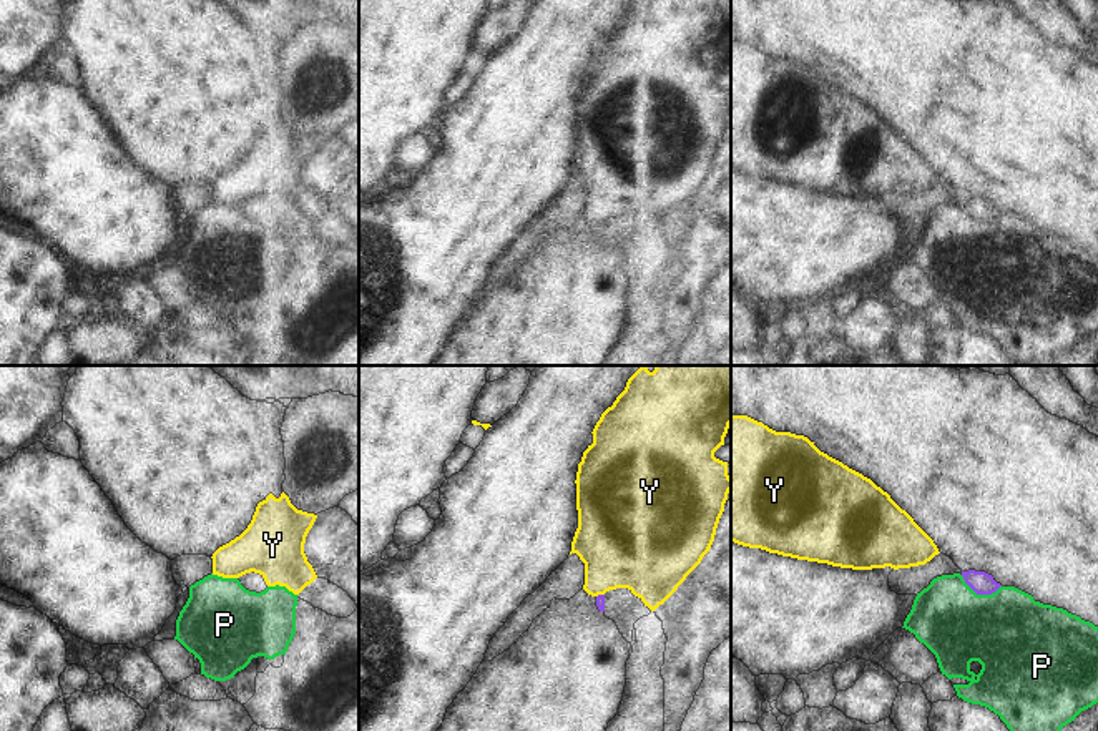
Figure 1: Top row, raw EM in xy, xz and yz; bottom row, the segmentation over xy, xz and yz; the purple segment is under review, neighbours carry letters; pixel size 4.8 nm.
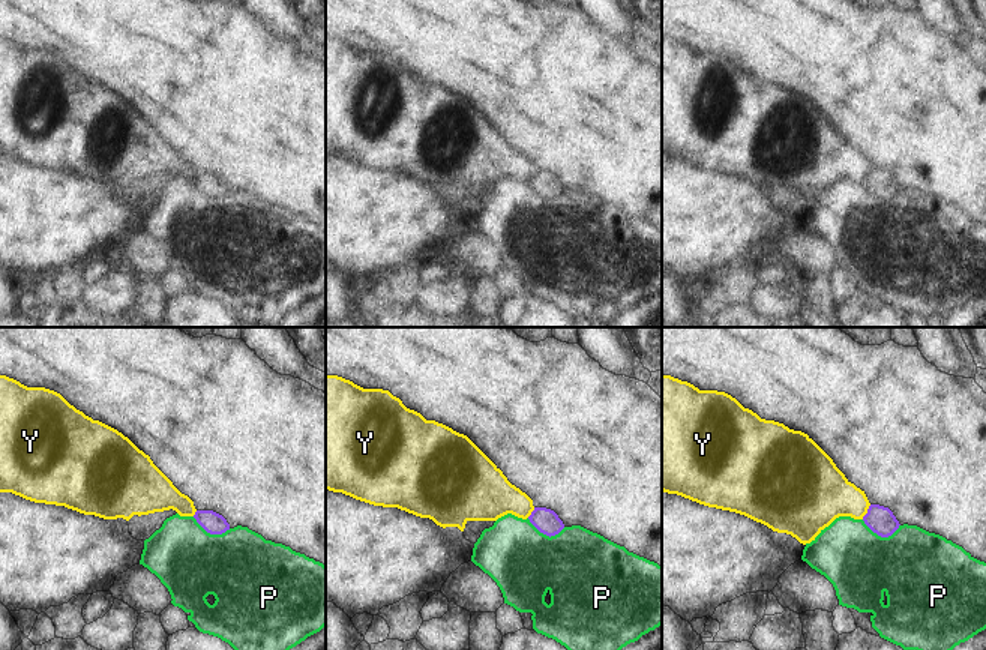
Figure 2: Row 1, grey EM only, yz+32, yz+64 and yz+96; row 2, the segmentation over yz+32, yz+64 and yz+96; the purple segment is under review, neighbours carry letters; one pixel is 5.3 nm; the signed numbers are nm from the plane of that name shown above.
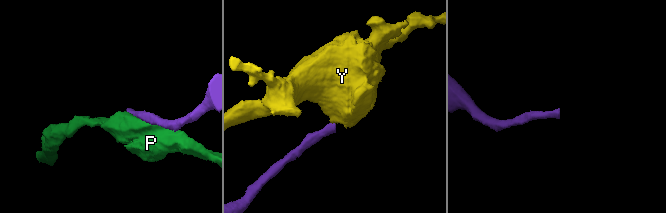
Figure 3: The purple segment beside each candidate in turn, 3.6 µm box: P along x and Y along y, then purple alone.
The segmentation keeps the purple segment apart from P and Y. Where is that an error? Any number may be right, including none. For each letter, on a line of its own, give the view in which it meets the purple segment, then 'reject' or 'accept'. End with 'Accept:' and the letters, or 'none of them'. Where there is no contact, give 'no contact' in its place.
P: meets purple in yz; reject
Y: meets purple in xz; reject
Accept: none of them

